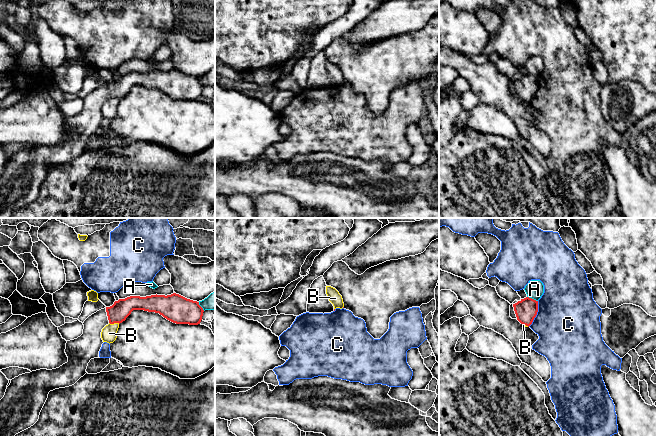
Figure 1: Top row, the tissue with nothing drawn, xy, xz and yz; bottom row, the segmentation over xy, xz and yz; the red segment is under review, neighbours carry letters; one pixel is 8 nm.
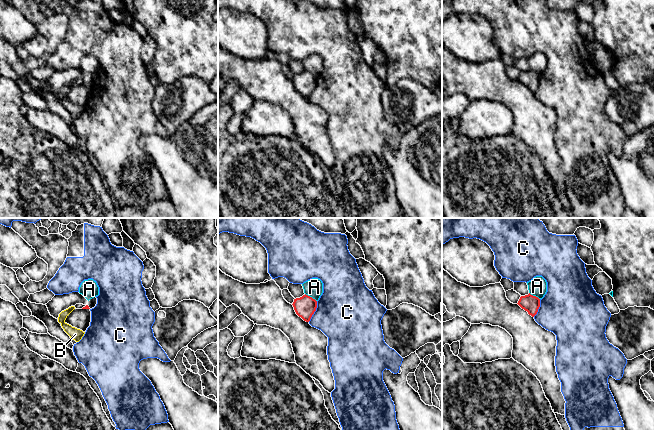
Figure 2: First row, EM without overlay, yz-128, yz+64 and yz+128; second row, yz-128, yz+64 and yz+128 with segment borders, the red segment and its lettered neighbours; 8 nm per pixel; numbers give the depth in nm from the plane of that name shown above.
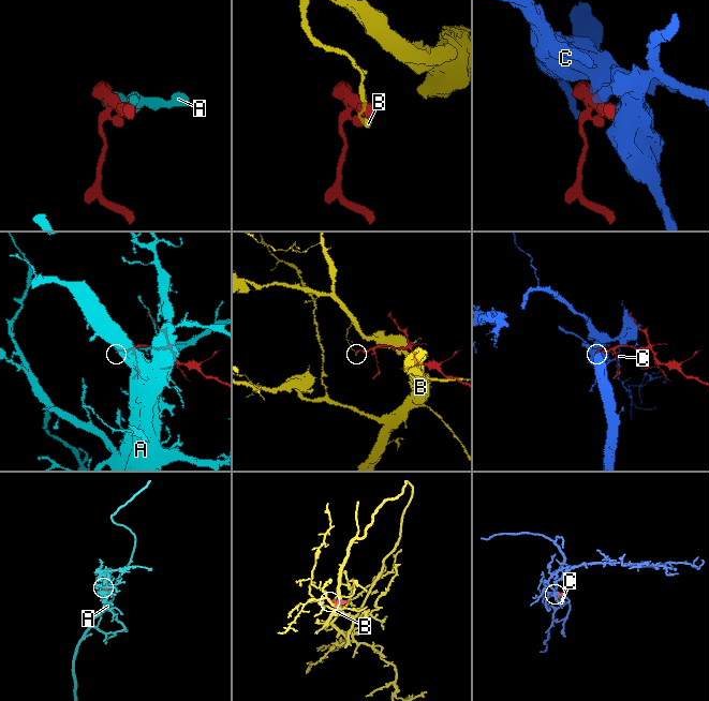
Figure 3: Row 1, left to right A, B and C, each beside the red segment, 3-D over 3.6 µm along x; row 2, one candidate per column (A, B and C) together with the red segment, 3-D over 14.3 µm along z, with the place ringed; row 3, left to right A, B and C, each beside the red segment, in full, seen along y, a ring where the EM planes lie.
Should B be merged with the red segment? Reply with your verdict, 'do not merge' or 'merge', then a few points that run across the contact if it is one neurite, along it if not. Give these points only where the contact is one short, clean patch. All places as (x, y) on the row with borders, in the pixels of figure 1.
do not merge | xy (109, 322), (119, 323)

